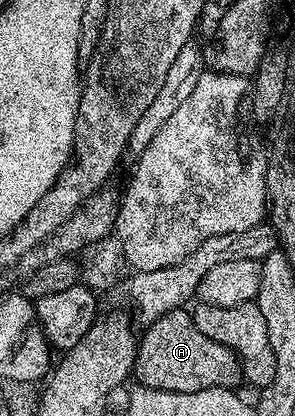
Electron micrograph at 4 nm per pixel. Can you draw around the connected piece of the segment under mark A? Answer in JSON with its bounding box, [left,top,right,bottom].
[136,309,242,393]

